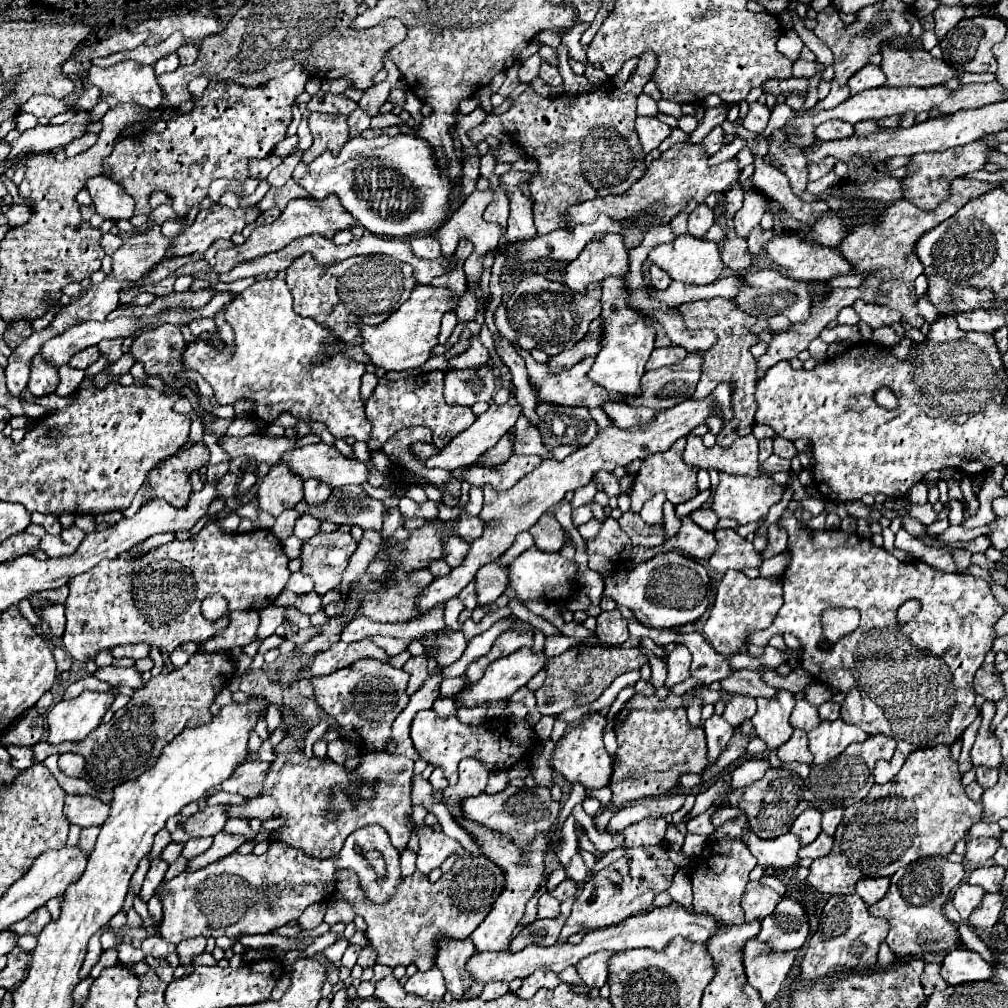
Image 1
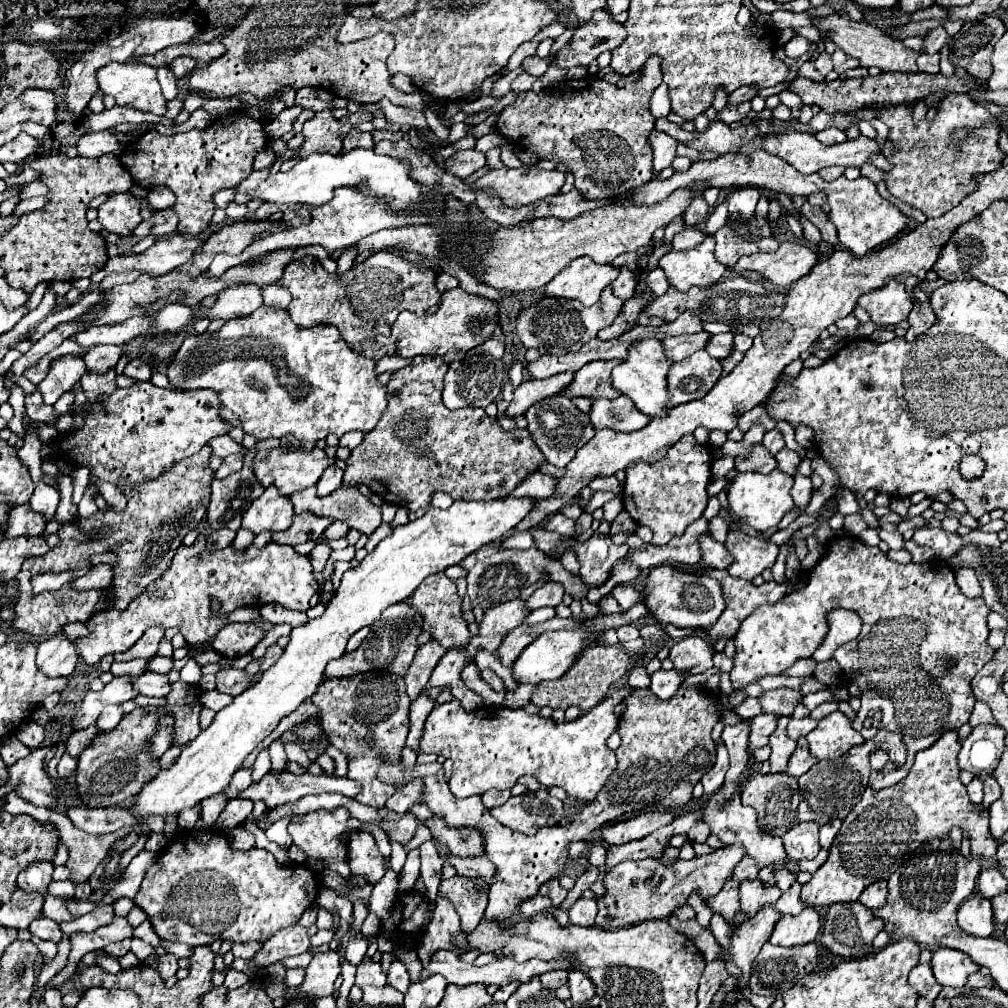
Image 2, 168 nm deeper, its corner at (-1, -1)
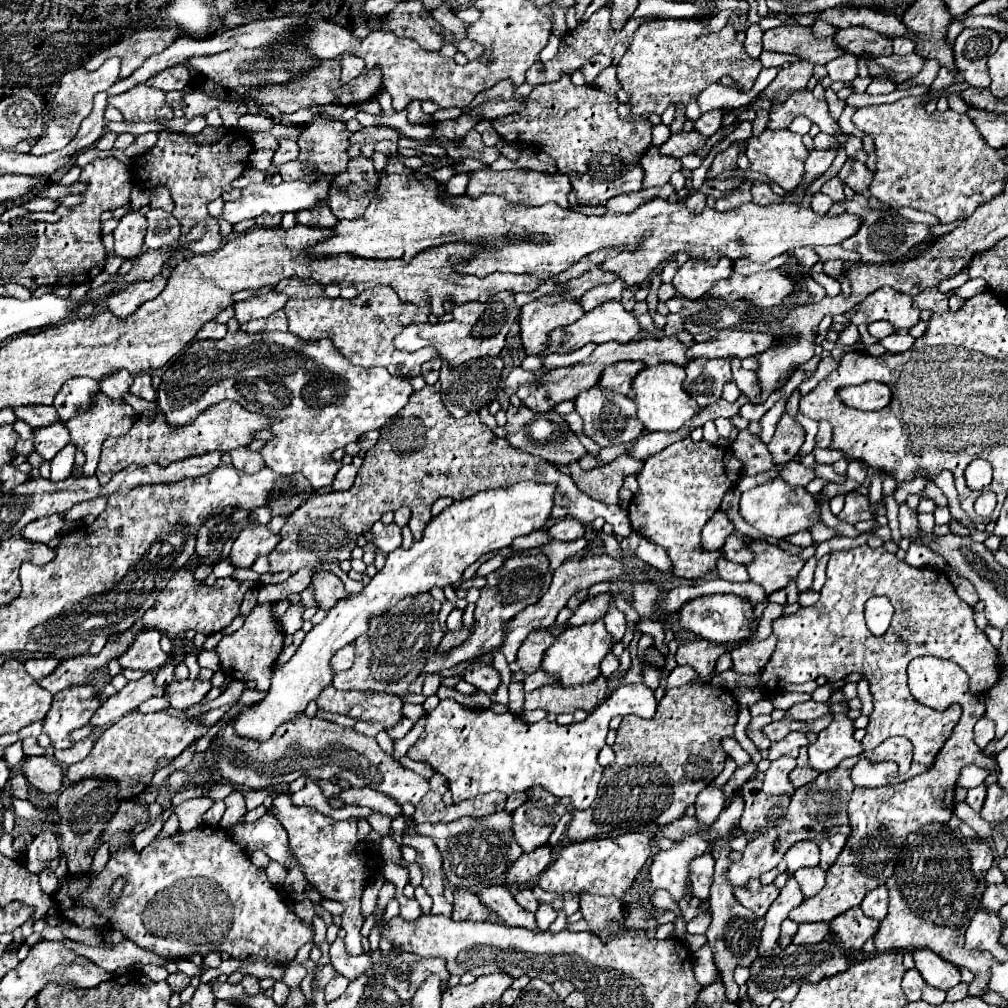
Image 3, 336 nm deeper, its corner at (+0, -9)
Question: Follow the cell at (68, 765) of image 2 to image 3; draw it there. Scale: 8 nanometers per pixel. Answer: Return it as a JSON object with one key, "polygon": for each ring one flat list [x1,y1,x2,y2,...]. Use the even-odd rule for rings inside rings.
{"polygon":[[32,756,24,764,24,776,38,790,42,790,46,794,52,794,52,792,58,792,62,788,64,768,52,758]]}

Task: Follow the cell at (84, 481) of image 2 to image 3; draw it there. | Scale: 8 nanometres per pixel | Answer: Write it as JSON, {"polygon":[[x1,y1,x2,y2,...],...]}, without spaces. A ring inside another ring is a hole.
{"polygon":[[98,392,98,394,94,394,94,402,90,404,88,410,78,412,76,416,72,416,72,418,66,422,66,426,68,426,68,430,70,430,70,442,72,442,76,448,80,448,85,454,84,474,95,474,98,466,98,458,100,458,100,446,102,446,102,442,104,442,108,436,124,436,124,434,130,430,130,426,134,424,134,420,136,420,136,414,134,414,132,406,124,404,122,400,116,402,116,400,108,398,106,394]]}

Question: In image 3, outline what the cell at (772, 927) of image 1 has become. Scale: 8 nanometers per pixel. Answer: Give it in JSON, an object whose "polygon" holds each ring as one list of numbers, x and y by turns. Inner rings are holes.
{"polygon":[[814,922,814,924,800,924,798,932,792,938,792,944,818,944,828,932,826,922]]}

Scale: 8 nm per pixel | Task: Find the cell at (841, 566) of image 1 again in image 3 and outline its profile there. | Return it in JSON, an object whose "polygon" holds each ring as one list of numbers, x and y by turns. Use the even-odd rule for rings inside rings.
{"polygon":[[866,544,854,550,846,550,846,552,832,552,830,562,828,562,828,580,822,588,820,600,810,608,800,608,796,614,780,616,772,622,772,634,778,638,778,644,768,664,758,672,760,674,758,684,752,688,736,686,732,688,732,696,736,698,740,706,752,706,754,702,768,698,770,694,780,692,786,684,802,684,802,682,816,680,818,676,826,676,828,680,838,680,850,672,858,672,870,684,870,694,872,694,872,704,874,704,862,746,876,748,888,736,906,736,914,744,912,766,906,772,906,776,902,776,902,780,908,780,932,766,938,750,948,740,948,736,952,734,962,714,958,704,952,704,948,710,938,712,928,706,922,706,916,698,912,698,912,692,908,690,908,674,906,674,908,664,916,656,926,656,926,654,950,658,968,672,972,694,986,694,998,682,998,676,1000,676,1000,672,996,672,998,650,990,644,988,636,976,628,976,622,972,616,974,616,972,608,964,600,958,598,952,582,940,570,912,568,904,560,898,560,894,554,886,552,884,548,872,550],[876,594,888,596,894,606,892,626,888,628,884,636,870,634,864,622,864,602]]}

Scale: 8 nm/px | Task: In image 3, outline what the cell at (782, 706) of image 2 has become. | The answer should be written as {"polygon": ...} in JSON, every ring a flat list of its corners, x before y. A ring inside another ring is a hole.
{"polygon":[[814,700,798,702,790,710,786,710,786,718,792,718,792,720,814,720,824,714,828,714,828,704,818,704]]}

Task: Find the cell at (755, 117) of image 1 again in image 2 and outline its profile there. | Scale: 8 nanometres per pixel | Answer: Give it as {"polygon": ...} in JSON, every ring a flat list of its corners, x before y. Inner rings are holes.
{"polygon":[[741,102,741,104,729,104,725,106,723,110,717,112,717,118,725,124,731,124,731,122,737,122,737,120,743,120,747,116,747,112,751,110,751,104,749,102]]}

